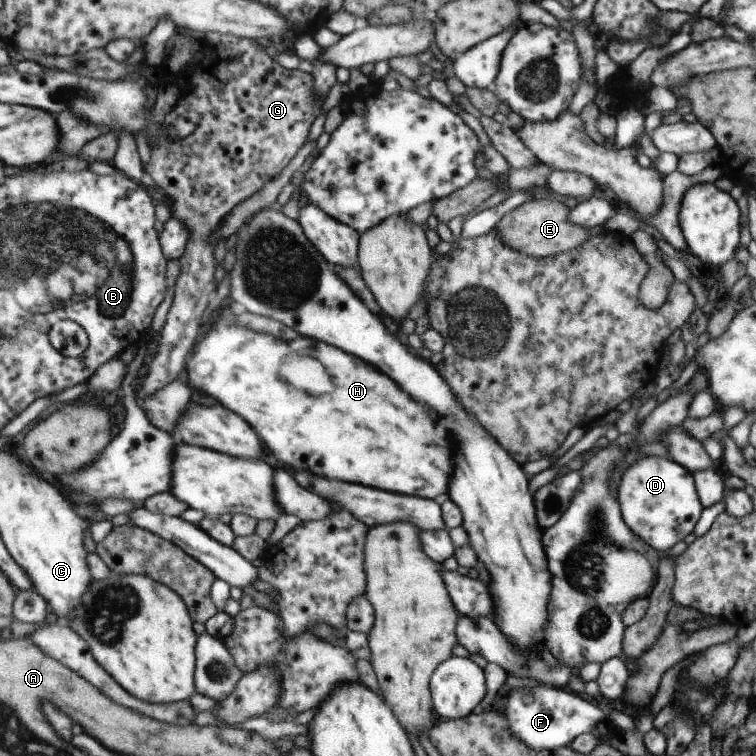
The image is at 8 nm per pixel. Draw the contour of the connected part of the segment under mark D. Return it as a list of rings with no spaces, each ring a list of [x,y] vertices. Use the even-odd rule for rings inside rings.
[[[643,454],[629,464],[619,478],[615,498],[624,523],[658,554],[667,552],[673,544],[683,540],[696,526],[701,514],[701,503],[689,473],[680,463],[665,456]]]

